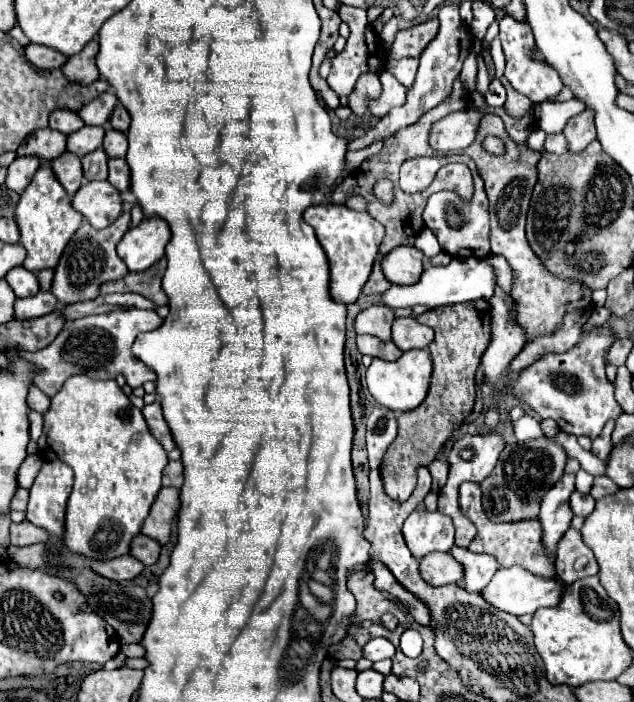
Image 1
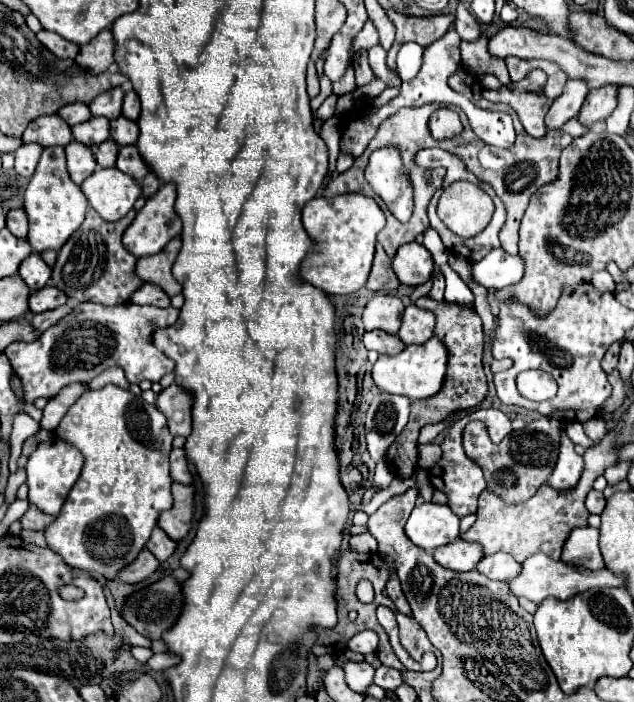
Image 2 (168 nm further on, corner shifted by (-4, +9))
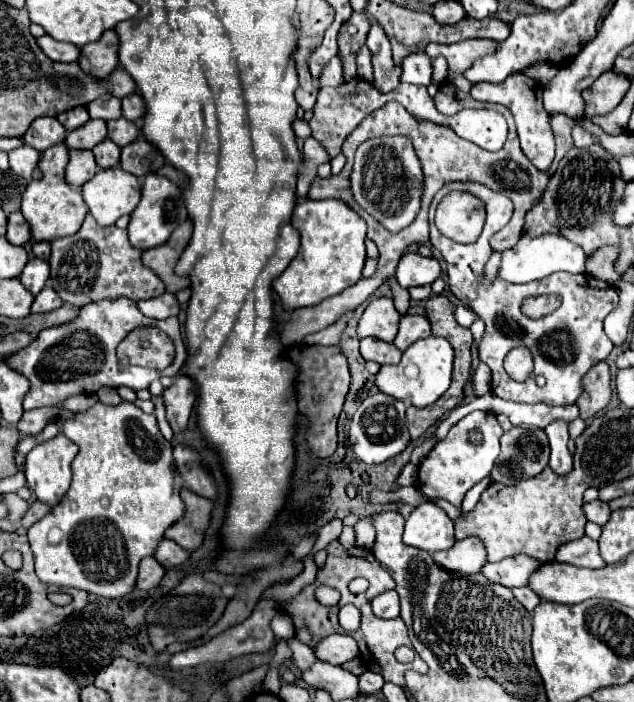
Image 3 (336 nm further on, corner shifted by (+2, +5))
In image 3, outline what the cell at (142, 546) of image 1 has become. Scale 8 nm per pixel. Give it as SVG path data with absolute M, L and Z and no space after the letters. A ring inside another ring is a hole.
M163 539L157 547L157 553L155 553L155 559L167 569L183 565L189 557L191 557L191 553L187 553L185 549L181 549L177 543L173 543L169 539Z

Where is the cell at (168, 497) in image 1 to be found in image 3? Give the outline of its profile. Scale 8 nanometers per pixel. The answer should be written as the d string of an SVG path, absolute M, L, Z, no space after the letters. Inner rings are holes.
M183 489L181 497L187 505L187 513L181 521L177 521L173 527L169 527L169 531L165 531L165 537L175 541L177 545L181 545L187 551L195 551L201 547L205 531L209 527L213 503L201 495L195 495L189 489Z

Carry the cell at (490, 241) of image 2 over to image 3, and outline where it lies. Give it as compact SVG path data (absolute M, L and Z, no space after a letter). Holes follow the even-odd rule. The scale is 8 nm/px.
M447 183L433 199L429 209L429 225L431 225L431 243L441 251L443 259L447 261L447 275L449 275L449 289L451 293L469 309L473 309L485 321L485 335L479 345L479 359L489 365L493 383L491 391L501 399L517 401L517 403L545 403L545 405L569 405L575 403L577 397L583 393L581 379L583 375L599 361L607 359L613 349L611 339L603 331L603 319L617 307L617 291L611 283L597 281L591 275L571 275L571 273L553 273L541 281L513 285L505 281L493 281L489 287L483 283L483 269L489 261L493 249L489 247L489 233L481 233L481 237L471 245L455 243L443 237L435 223L435 207L443 195L455 189L473 189L473 183ZM559 293L563 297L561 307L555 309L551 315L541 319L531 319L521 313L521 301L529 295L549 295ZM527 345L535 359L535 369L531 377L525 381L513 381L507 377L503 369L505 355L517 347ZM535 375L543 375L547 379L547 387L541 389L535 385Z

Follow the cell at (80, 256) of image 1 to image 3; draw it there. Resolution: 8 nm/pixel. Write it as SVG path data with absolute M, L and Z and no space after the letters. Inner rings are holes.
M87 215L83 227L75 235L51 241L49 285L65 303L75 307L83 307L99 299L127 297L131 301L143 301L159 297L165 293L165 283L141 263L141 253L141 249L129 243L125 229L115 225L101 227L91 215Z

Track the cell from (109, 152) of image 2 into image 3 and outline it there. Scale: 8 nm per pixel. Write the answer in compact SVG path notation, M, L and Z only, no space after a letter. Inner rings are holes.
M103 139L99 145L93 147L93 155L95 155L97 165L101 169L109 169L109 167L117 167L119 165L121 149L111 139Z

